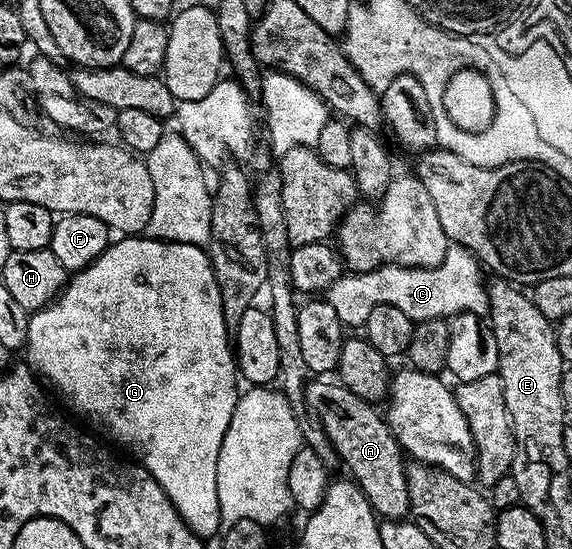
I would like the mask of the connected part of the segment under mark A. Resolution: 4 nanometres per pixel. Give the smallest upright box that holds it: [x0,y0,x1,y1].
[307,381,410,520]

